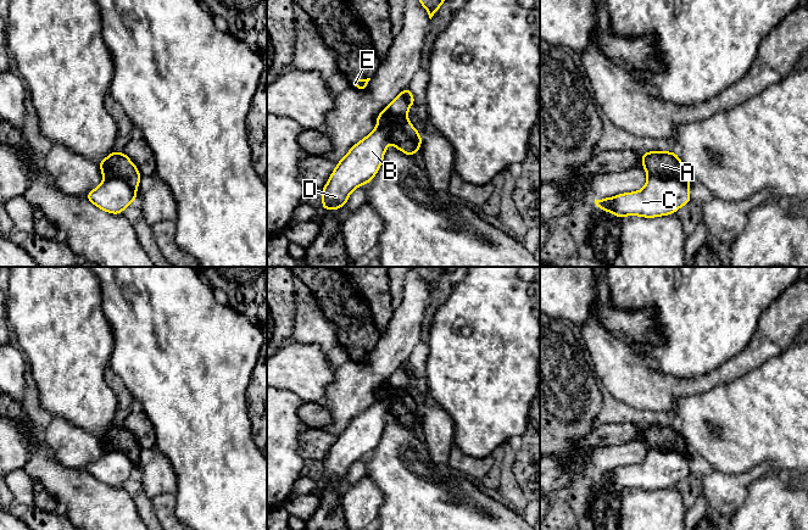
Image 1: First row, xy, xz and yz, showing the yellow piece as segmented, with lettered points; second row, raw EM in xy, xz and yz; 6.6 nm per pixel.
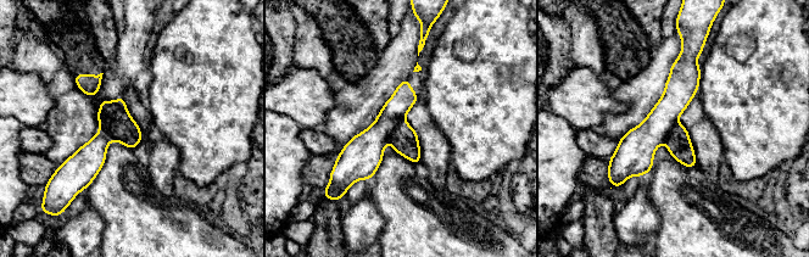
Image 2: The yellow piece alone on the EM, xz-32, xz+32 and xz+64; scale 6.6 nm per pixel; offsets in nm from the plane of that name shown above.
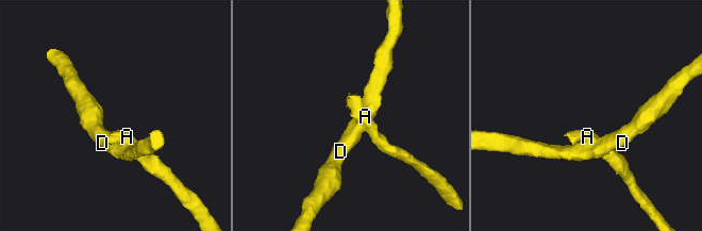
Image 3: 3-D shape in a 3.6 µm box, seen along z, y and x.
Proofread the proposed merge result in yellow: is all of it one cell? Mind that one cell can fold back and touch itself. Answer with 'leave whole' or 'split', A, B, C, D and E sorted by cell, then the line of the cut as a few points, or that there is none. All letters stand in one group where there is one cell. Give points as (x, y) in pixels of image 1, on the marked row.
split; A E / B C D; cut in yz along (647, 172), (662, 178), (676, 178), (689, 185)

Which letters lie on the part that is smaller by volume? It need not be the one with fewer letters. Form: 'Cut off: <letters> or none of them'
Cut off: A, E

